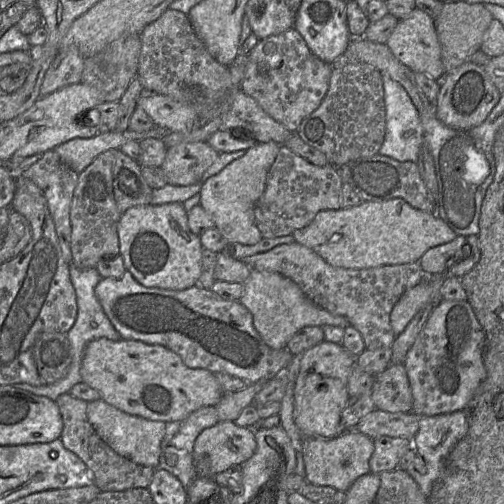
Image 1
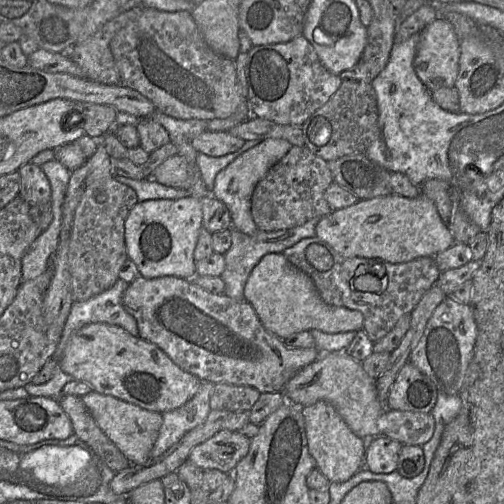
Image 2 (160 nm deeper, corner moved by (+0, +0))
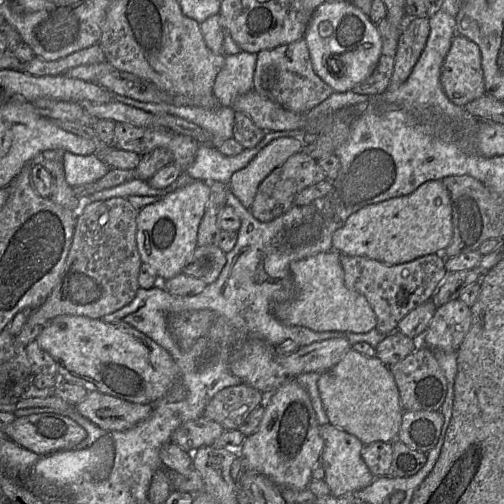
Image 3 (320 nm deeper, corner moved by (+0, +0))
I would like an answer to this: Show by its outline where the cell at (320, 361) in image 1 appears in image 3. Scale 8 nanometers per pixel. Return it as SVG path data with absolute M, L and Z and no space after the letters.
M330 423L320 425L319 432L324 441L320 456L320 462L325 471L323 480L329 486L331 495L341 497L369 486L375 477L361 457L363 443L357 437Z

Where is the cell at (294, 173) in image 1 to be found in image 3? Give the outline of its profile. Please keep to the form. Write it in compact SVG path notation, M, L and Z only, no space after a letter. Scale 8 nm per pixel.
M304 151L292 155L281 166L275 168L259 185L251 206L253 216L260 222L271 222L288 212L293 206L293 201L300 191L323 182L327 176L318 162Z

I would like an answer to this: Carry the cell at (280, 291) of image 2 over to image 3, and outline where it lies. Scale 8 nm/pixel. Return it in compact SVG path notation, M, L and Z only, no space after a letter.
M329 251L292 262L289 270L295 286L295 294L288 300L273 304L272 313L282 324L302 326L316 332L366 333L376 327L376 316L366 298L344 284L344 271L340 263L340 253Z

